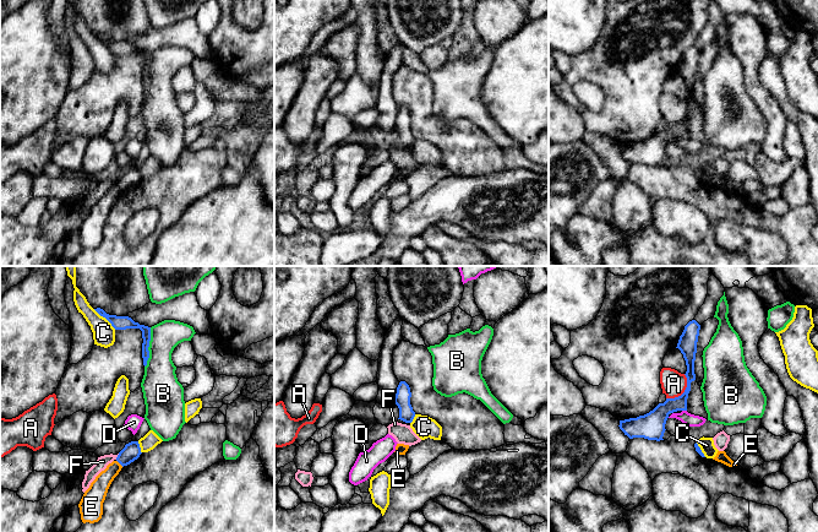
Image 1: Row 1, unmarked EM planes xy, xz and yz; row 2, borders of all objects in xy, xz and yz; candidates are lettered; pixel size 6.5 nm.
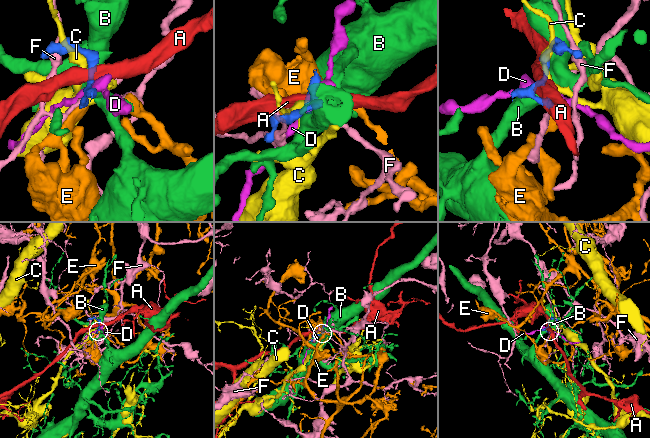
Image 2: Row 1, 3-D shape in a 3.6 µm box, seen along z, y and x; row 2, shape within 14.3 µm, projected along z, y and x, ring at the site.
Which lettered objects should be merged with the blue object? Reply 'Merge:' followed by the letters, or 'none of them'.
Merge: none of them

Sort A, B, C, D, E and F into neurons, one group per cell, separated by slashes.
A / B / C / D / E / F

